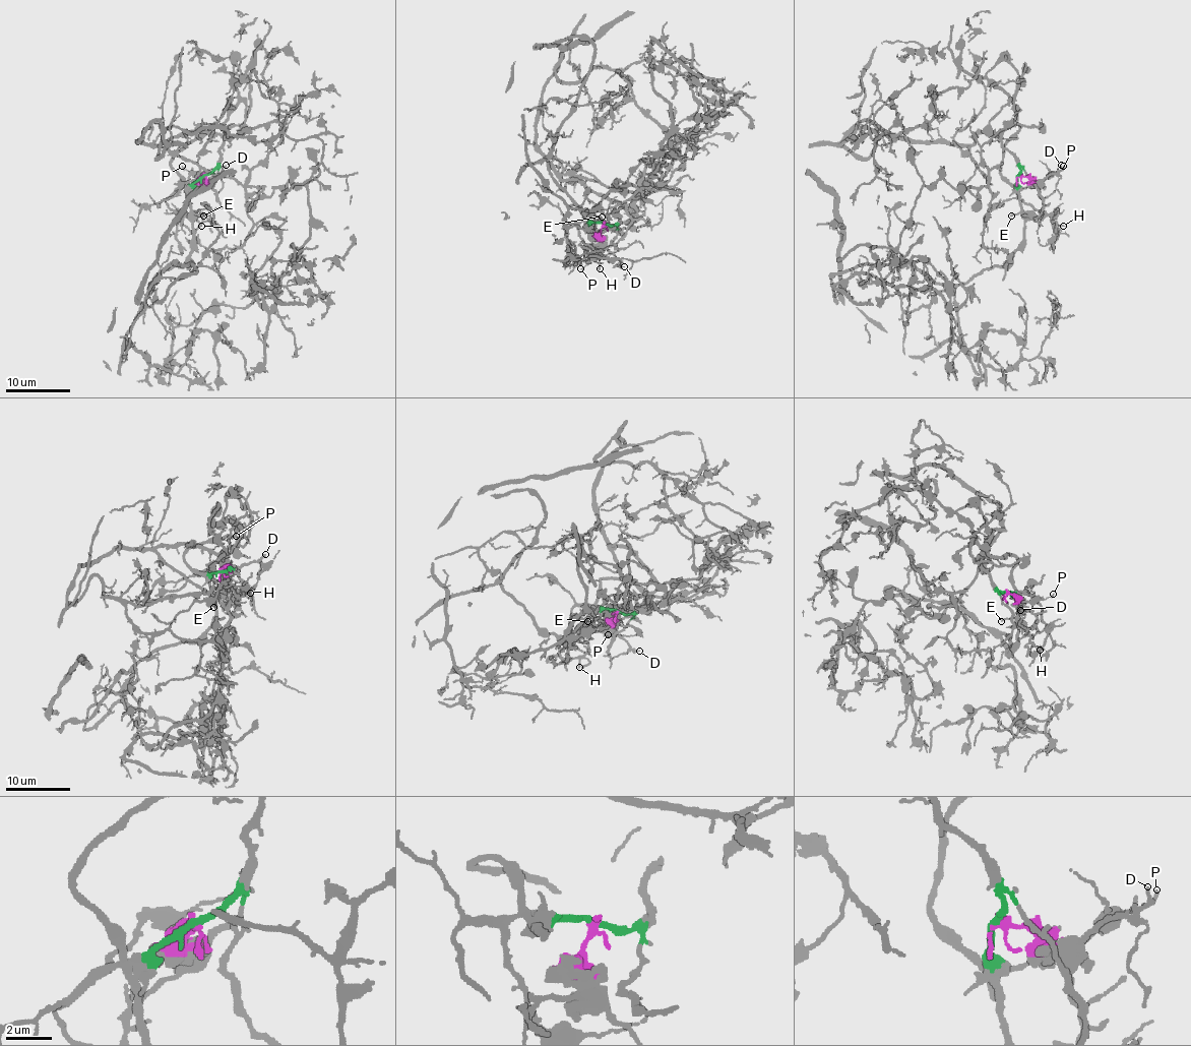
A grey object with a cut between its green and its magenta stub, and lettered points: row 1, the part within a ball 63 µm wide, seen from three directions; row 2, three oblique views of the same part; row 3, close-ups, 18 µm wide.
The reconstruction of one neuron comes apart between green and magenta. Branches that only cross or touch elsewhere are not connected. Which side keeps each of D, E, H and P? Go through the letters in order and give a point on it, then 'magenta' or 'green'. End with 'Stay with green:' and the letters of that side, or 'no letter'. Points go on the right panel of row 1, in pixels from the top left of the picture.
D: at (1061, 165); magenta
E: at (1011, 216); green
H: at (1063, 226); magenta
P: at (1063, 166); green
Stay with green: E, P

